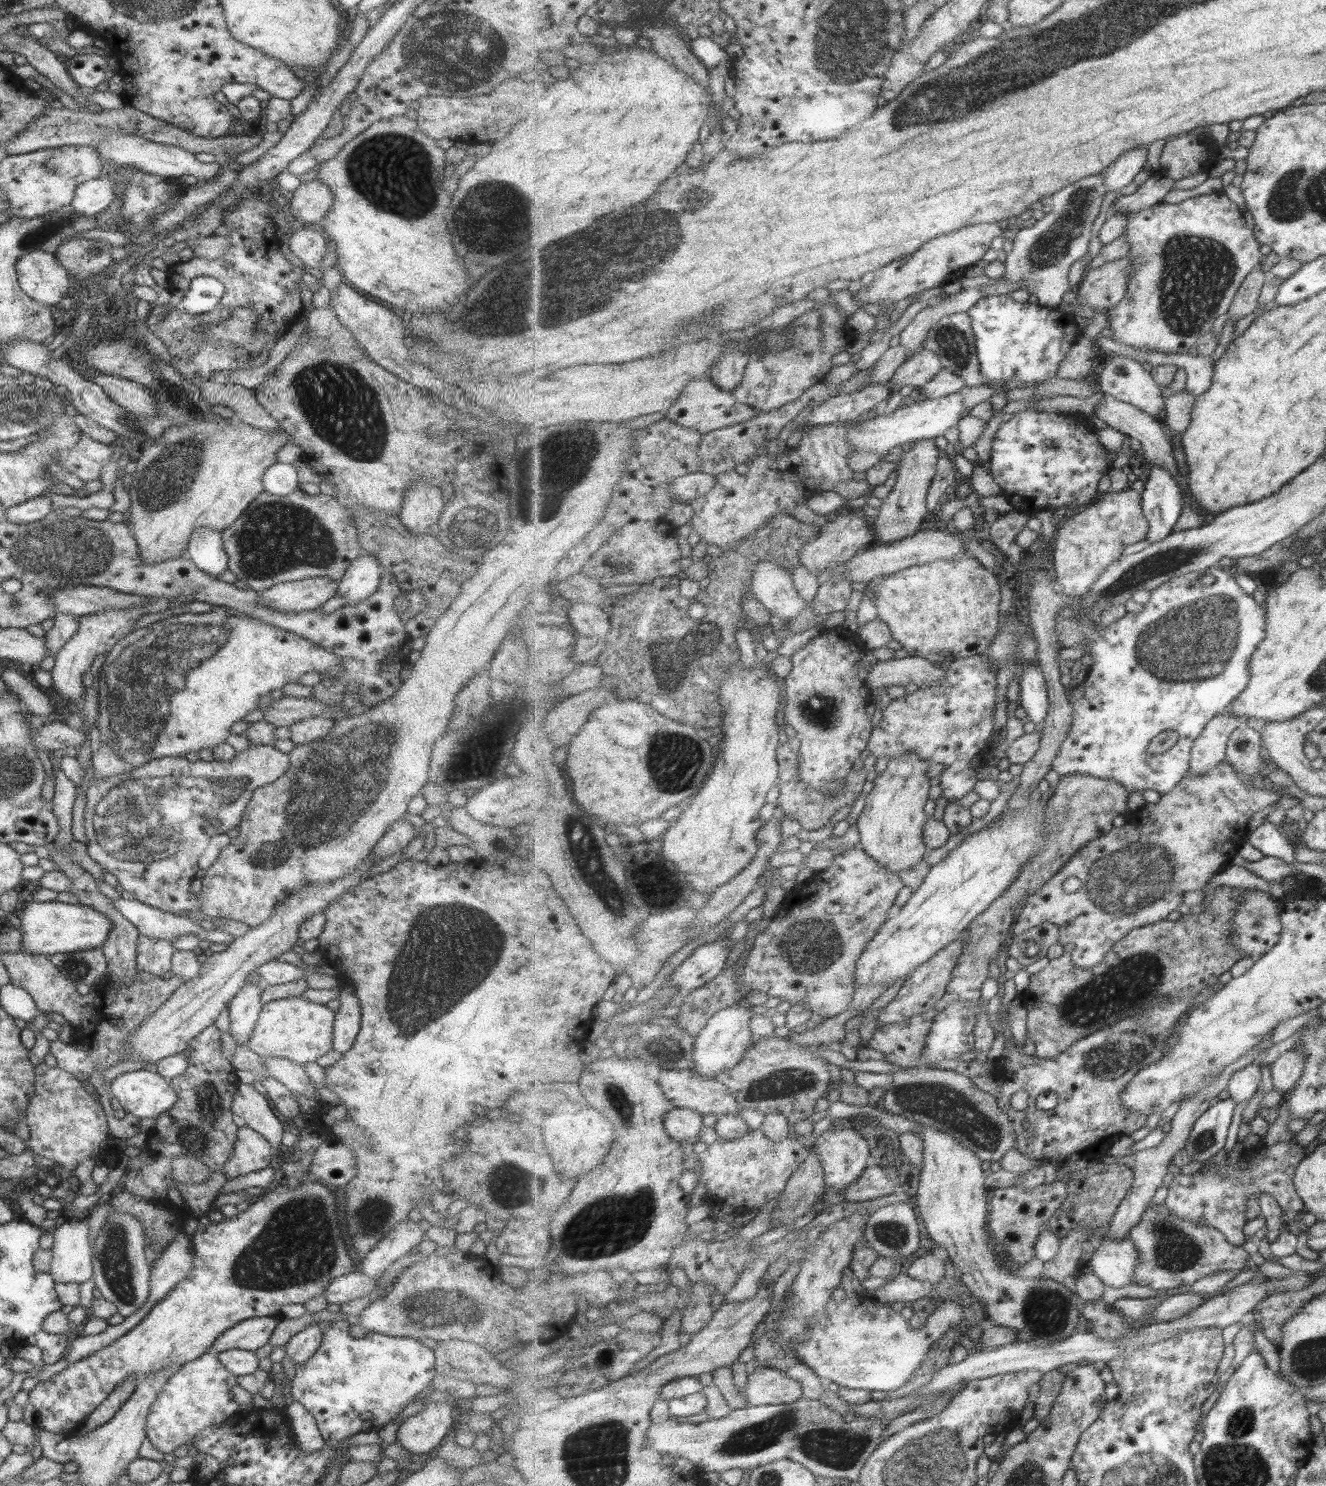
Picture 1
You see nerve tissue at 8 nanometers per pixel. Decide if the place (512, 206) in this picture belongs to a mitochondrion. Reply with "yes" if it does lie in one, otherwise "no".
yes

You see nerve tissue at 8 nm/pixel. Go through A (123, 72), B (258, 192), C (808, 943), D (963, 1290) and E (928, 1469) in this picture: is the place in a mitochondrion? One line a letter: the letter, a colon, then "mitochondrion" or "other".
A: other
B: other
C: mitochondrion
D: other
E: mitochondrion

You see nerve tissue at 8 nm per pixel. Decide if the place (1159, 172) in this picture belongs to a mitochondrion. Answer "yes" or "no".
no

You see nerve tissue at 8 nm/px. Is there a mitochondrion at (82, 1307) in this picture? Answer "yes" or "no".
no

